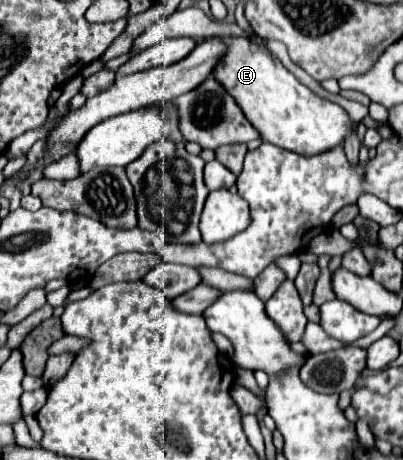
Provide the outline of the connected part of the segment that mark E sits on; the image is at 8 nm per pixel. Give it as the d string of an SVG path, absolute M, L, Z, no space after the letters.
M217 35L217 39L225 43L227 49L217 61L213 77L239 103L243 115L259 131L263 141L299 155L317 155L335 147L337 143L343 143L345 135L351 131L351 119L343 107L317 97L311 89L299 83L295 75L289 73L283 63L263 45L235 35Z

